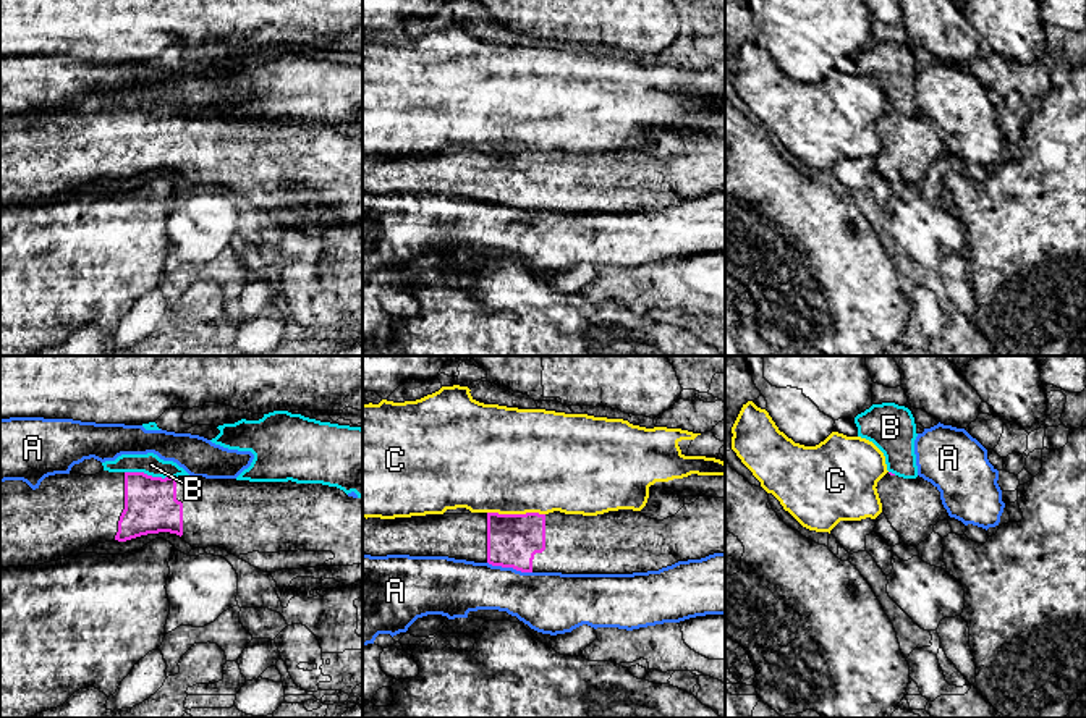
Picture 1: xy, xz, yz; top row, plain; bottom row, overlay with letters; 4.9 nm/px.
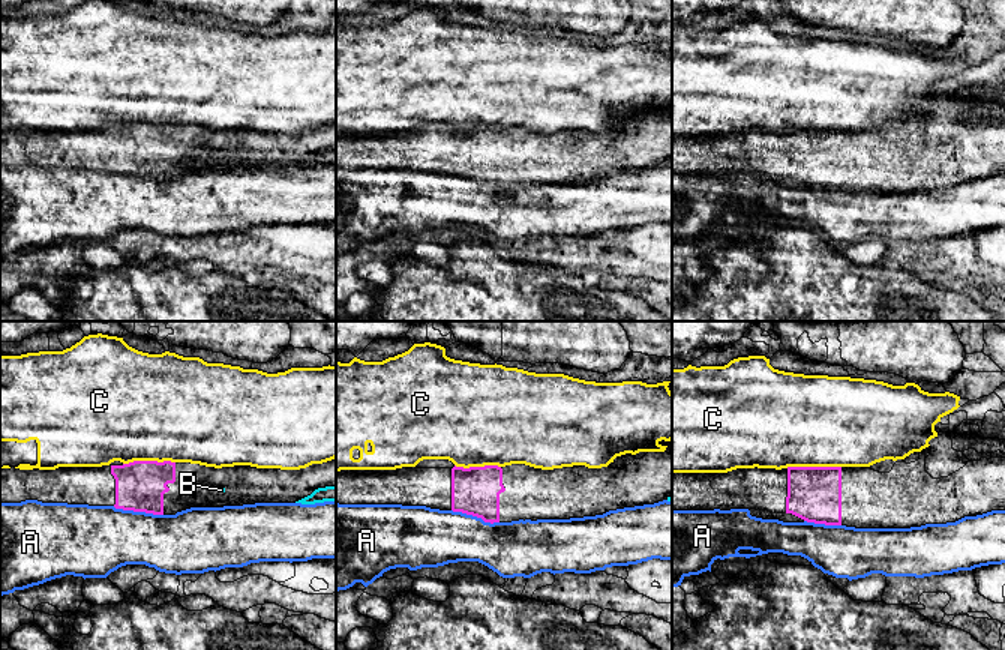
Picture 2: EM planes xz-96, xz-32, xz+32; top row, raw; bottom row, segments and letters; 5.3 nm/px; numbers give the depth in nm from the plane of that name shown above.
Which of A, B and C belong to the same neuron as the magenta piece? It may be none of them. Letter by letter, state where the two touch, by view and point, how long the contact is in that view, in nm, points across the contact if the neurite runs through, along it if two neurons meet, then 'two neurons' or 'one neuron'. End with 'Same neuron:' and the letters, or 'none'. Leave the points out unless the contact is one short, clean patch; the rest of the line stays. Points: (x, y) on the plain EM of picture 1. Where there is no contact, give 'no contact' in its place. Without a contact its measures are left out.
A: meets magenta in xz at (510, 204); contact 240 nm long; border along xz (487, 199), (531, 211); two neurons
B: meets magenta in xy at (151, 114); contact 260 nm long; border along xy (125, 109), (175, 115); two neurons
C: meets magenta in xz at (517, 152); contact 280 nm long; border along xz (487, 149), (544, 152); two neurons
Same neuron: none

